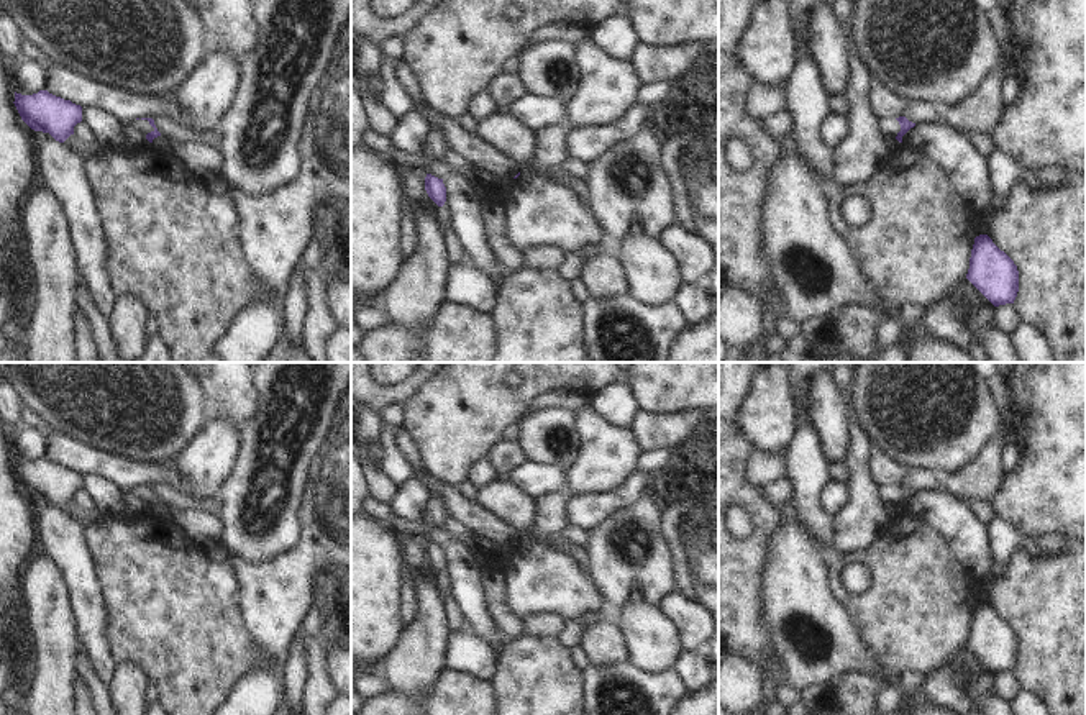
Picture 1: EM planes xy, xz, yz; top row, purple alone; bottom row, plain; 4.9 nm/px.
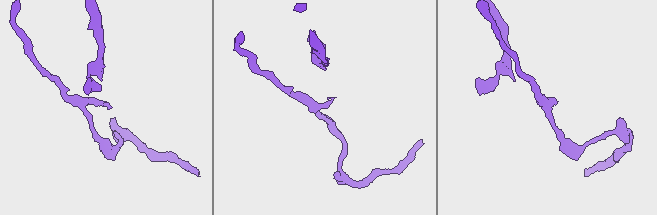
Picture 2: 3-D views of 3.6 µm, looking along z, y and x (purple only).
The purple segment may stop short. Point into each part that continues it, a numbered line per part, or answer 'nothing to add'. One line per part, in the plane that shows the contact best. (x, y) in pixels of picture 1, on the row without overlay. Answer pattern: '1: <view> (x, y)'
1: xy (143, 494)

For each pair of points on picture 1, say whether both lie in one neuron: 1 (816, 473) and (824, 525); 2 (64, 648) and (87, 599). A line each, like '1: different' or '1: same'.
1: same
2: different

